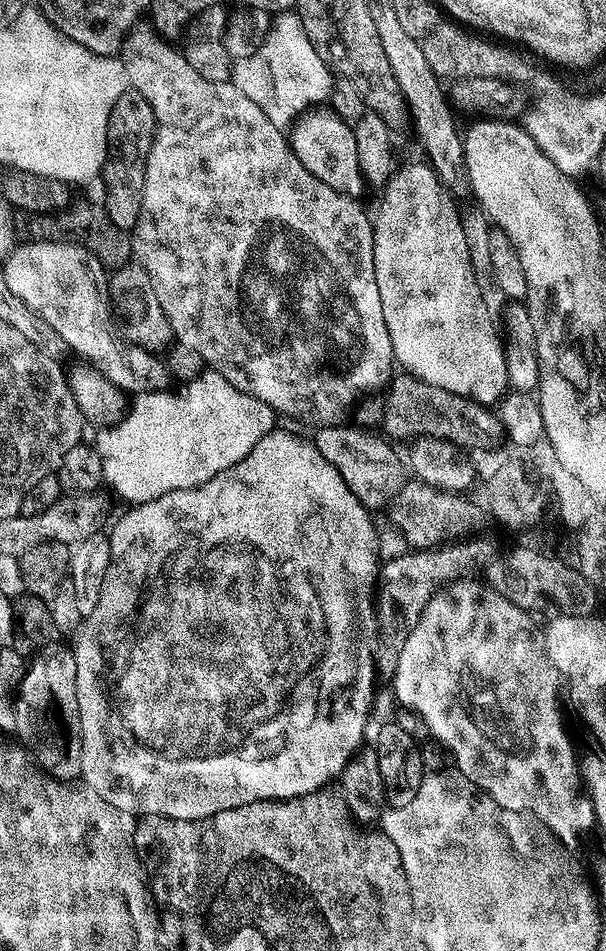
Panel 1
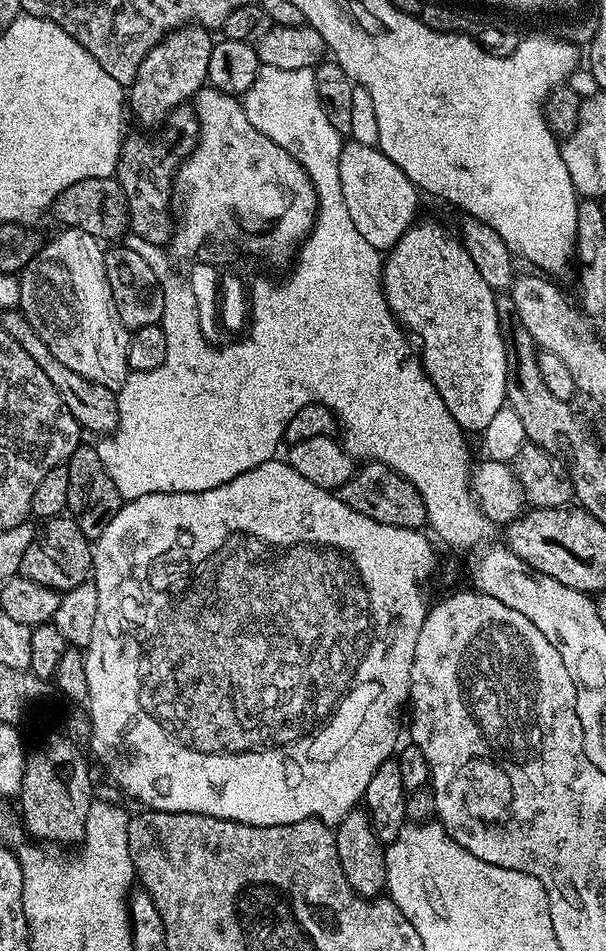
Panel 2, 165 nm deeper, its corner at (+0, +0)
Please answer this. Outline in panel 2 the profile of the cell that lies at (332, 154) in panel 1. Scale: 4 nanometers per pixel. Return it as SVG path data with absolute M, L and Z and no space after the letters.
M355 142L345 143L340 149L340 177L342 198L346 202L346 210L350 210L354 226L358 226L358 234L362 234L362 238L366 238L366 242L370 242L370 246L378 250L391 250L417 219L416 207L420 204L421 193L412 183L412 179L387 154L381 152L379 147Z

